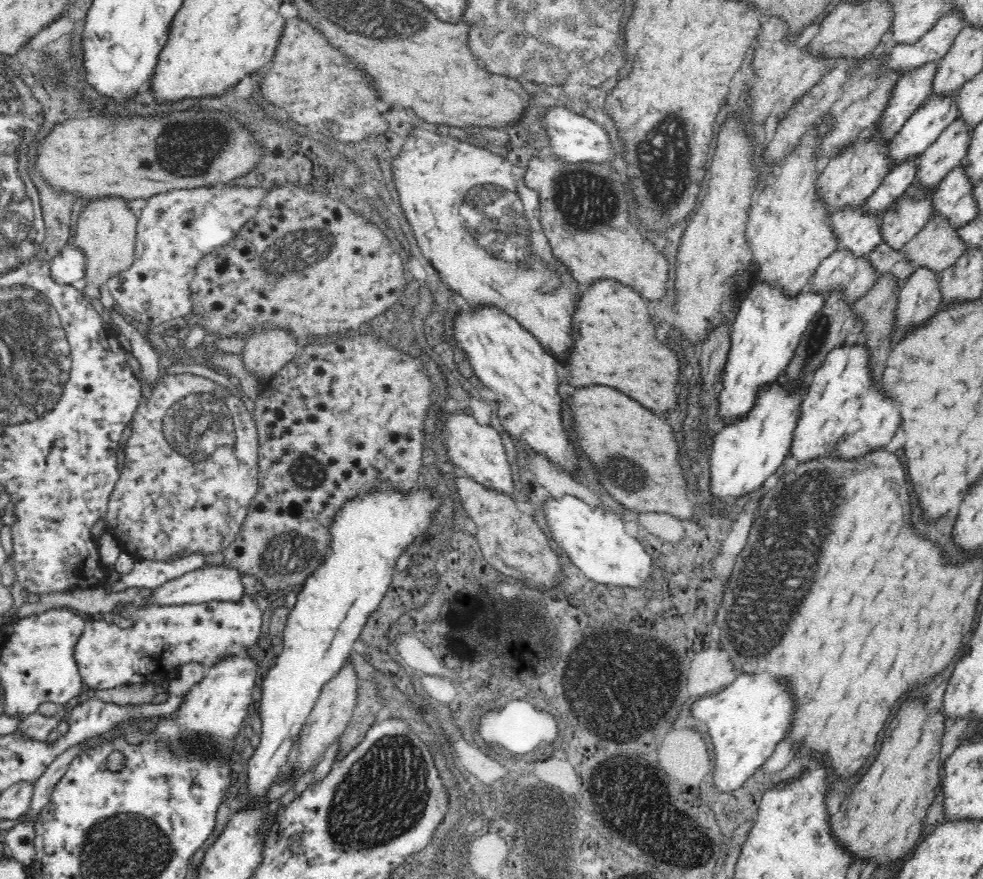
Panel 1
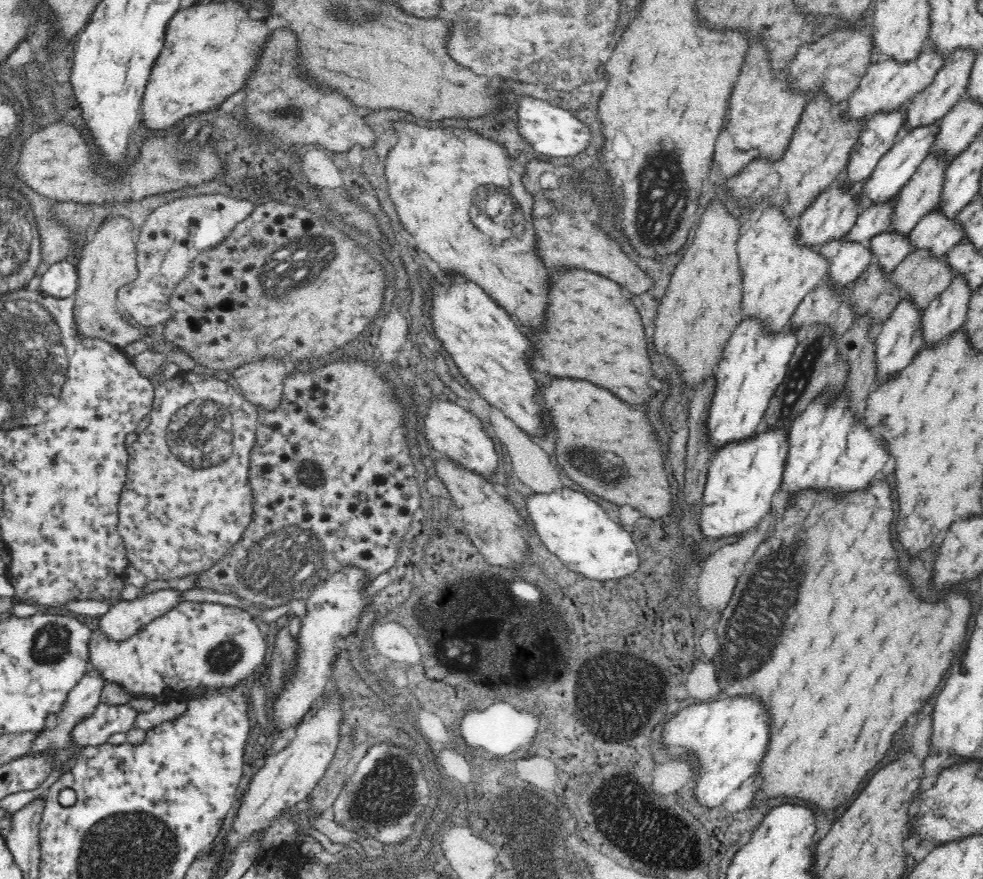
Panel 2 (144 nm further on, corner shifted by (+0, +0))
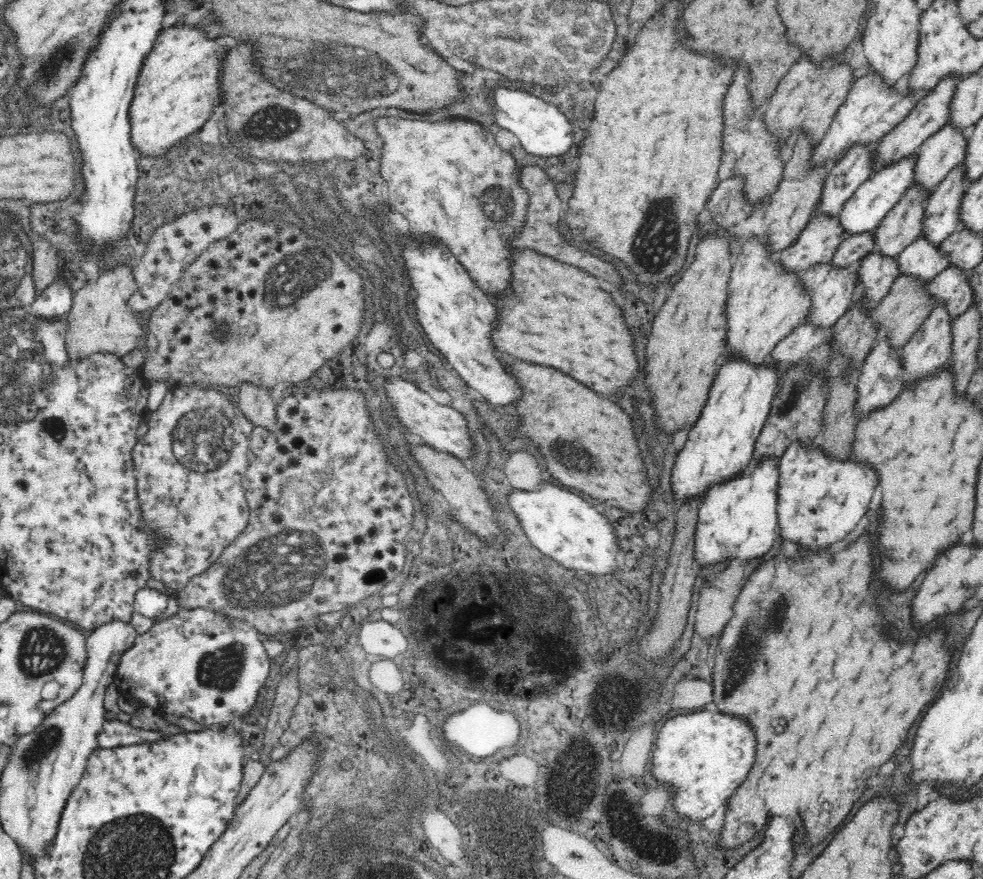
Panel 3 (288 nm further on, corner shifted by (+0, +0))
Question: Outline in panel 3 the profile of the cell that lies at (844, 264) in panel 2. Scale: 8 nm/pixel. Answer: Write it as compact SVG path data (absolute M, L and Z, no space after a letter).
M832 260L828 262L816 262L806 274L800 274L804 286L810 290L812 296L812 306L810 306L810 318L820 324L820 326L832 326L838 322L838 318L850 308L850 304L854 302L854 296L858 294L858 270L860 270L862 262L854 260L852 266L848 268L836 268Z

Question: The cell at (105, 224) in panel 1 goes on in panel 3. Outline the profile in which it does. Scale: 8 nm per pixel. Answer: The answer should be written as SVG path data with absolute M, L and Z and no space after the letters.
M126 264L116 266L114 270L102 272L96 280L86 280L84 288L74 292L72 308L66 314L68 324L68 354L72 358L82 358L92 352L114 352L120 358L136 350L142 328L134 318L134 312L128 308L128 298L138 290L134 270Z

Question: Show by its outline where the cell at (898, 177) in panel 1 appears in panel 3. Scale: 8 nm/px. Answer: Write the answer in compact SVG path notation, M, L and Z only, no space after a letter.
M876 230L846 234L842 244L834 252L832 262L836 268L848 268L854 264L854 260L864 260L864 256L874 248L876 248Z

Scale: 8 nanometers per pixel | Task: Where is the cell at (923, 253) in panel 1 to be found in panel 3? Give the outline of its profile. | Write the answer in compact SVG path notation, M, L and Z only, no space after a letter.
M900 274L894 278L888 294L880 300L880 304L872 310L872 318L880 324L880 338L888 336L890 344L900 348L910 340L910 336L916 332L916 328L928 318L928 314L936 308L936 296L928 292L928 284L932 280L916 278L914 274Z

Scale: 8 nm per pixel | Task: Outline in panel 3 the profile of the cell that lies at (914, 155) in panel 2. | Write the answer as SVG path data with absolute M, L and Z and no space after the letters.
M908 154L900 160L894 160L886 166L882 166L880 170L876 170L872 174L870 180L866 180L858 192L844 204L842 214L838 216L840 222L846 228L846 234L856 234L856 232L864 232L864 230L876 230L882 222L882 218L896 206L896 202L900 200L900 196L916 182L916 162L918 162L918 154Z

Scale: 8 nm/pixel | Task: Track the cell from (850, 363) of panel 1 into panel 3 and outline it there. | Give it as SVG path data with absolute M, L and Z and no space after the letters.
M820 438L792 442L778 462L778 530L786 546L798 542L812 550L826 550L844 540L864 516L866 504L878 484L876 468L870 462L860 462L858 458L832 458L818 440Z

